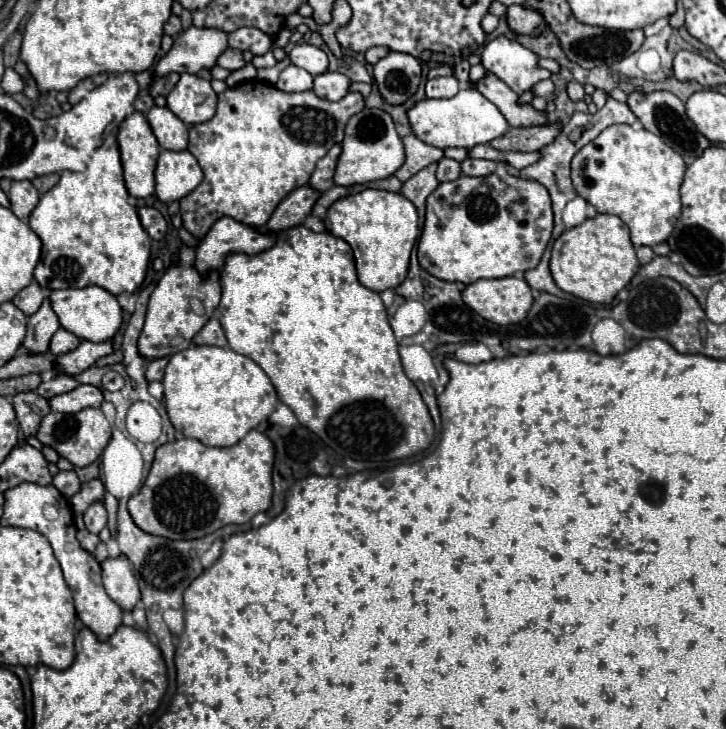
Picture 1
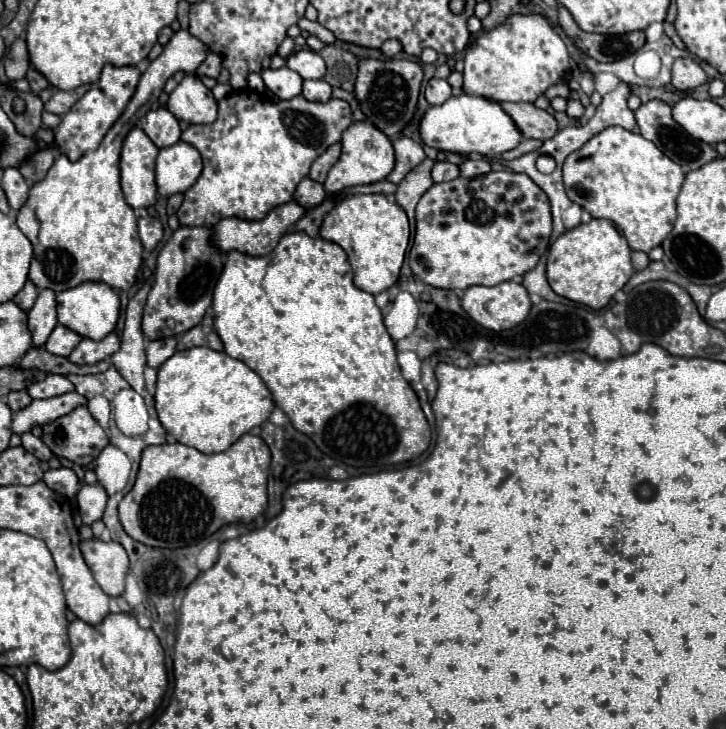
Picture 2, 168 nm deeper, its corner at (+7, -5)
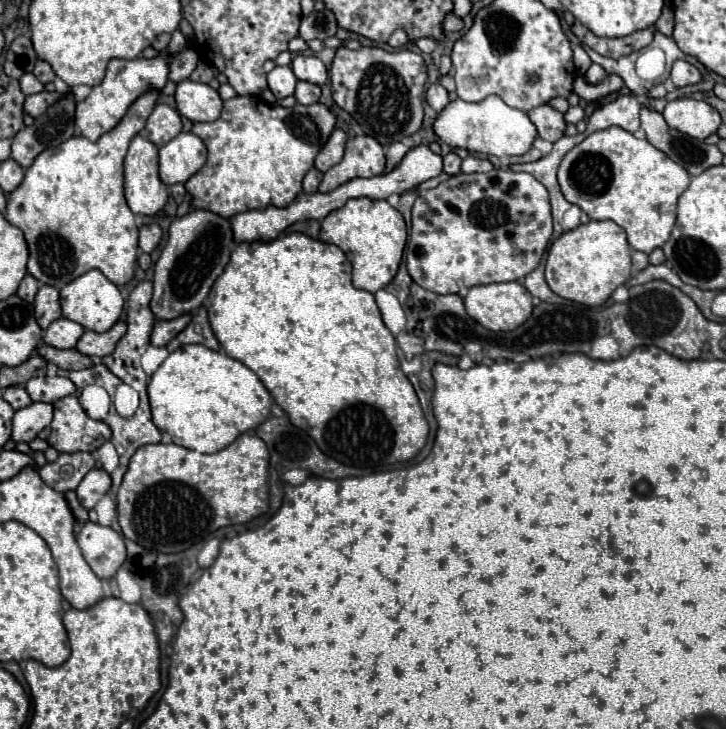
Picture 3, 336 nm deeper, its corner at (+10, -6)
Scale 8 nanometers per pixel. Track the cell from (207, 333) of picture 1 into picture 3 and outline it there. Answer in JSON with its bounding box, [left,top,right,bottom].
[167,306,221,352]

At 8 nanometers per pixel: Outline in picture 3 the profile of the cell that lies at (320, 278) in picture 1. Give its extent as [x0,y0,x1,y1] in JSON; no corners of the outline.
[207,232,429,470]

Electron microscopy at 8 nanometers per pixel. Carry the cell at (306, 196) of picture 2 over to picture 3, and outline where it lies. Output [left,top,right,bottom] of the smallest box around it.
[303,168,323,194]

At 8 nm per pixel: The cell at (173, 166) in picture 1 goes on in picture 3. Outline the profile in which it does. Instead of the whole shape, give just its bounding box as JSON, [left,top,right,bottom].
[159,132,207,184]

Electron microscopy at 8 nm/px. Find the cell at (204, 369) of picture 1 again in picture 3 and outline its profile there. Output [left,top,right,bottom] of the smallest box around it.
[147,344,273,454]

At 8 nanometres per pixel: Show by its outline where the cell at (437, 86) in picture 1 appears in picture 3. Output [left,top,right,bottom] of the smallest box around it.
[427,82,449,112]

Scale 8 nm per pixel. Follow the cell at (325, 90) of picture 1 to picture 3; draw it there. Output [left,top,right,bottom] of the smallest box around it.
[295,82,321,104]

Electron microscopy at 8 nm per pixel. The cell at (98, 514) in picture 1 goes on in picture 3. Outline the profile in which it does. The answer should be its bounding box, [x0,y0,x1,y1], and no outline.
[75,468,111,510]

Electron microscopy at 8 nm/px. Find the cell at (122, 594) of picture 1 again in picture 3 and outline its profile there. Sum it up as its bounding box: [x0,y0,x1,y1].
[77,520,125,578]

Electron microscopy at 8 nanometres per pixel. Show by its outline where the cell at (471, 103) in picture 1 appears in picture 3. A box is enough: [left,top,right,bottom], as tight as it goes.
[433,96,537,158]

